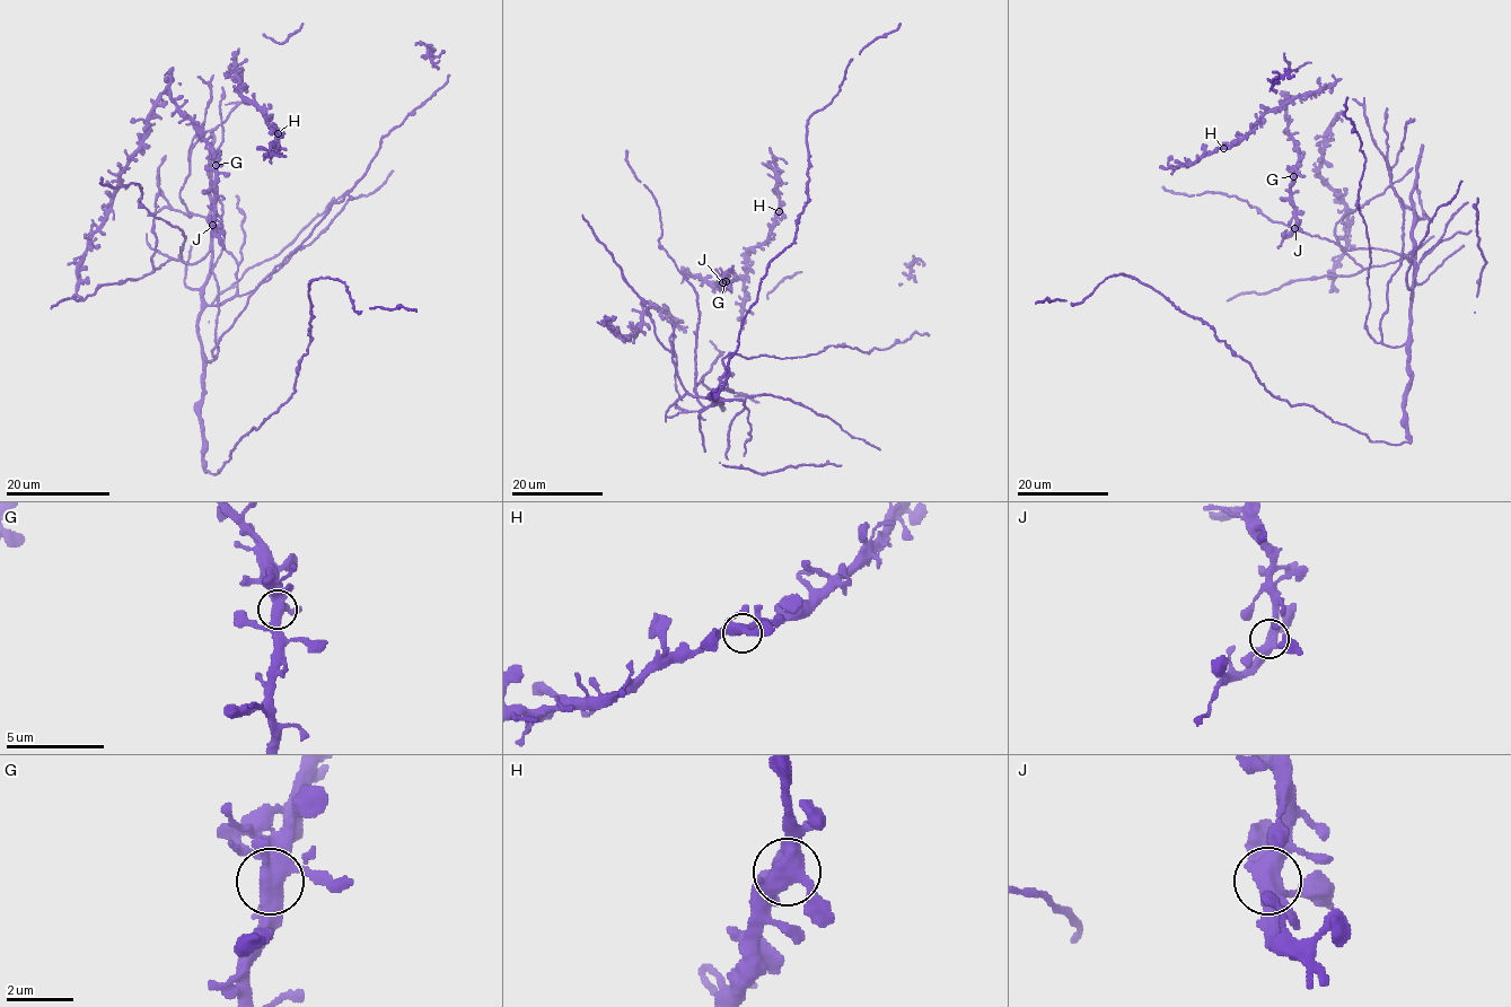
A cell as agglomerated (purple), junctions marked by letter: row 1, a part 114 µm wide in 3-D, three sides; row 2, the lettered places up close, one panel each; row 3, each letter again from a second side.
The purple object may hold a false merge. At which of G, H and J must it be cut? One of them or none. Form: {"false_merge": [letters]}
{"false_merge": []}

